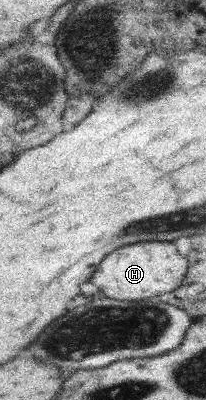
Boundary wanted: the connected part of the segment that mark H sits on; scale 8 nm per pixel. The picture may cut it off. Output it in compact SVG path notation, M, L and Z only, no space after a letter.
M173 242L135 243L129 247L121 247L121 251L113 251L113 255L105 257L105 263L101 263L97 275L93 275L93 283L97 283L101 291L113 299L124 301L156 299L160 295L179 289L189 268L189 261L177 252Z

